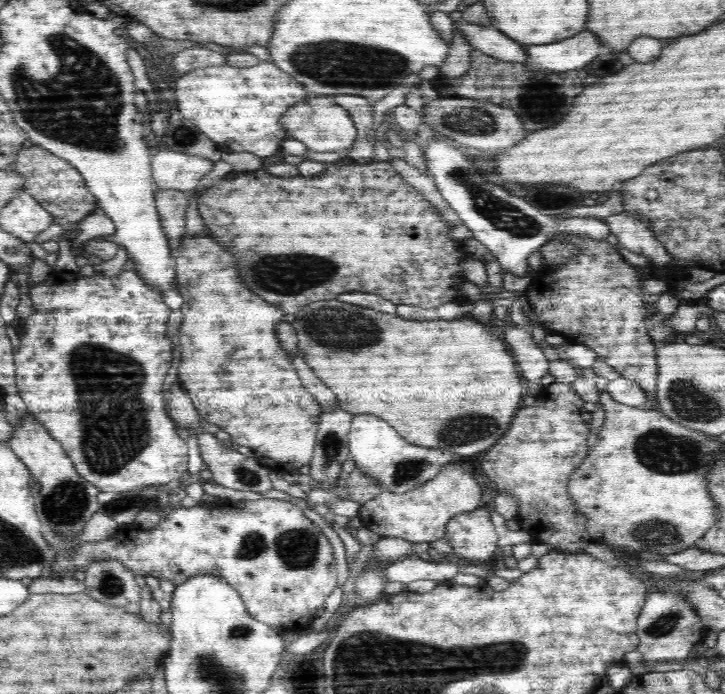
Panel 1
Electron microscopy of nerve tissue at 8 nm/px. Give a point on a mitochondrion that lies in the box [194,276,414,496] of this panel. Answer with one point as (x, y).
(337, 328)

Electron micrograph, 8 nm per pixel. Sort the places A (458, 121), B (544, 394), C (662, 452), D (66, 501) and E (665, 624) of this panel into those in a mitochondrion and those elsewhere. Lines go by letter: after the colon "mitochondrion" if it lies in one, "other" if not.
A: mitochondrion
B: other
C: mitochondrion
D: mitochondrion
E: mitochondrion

